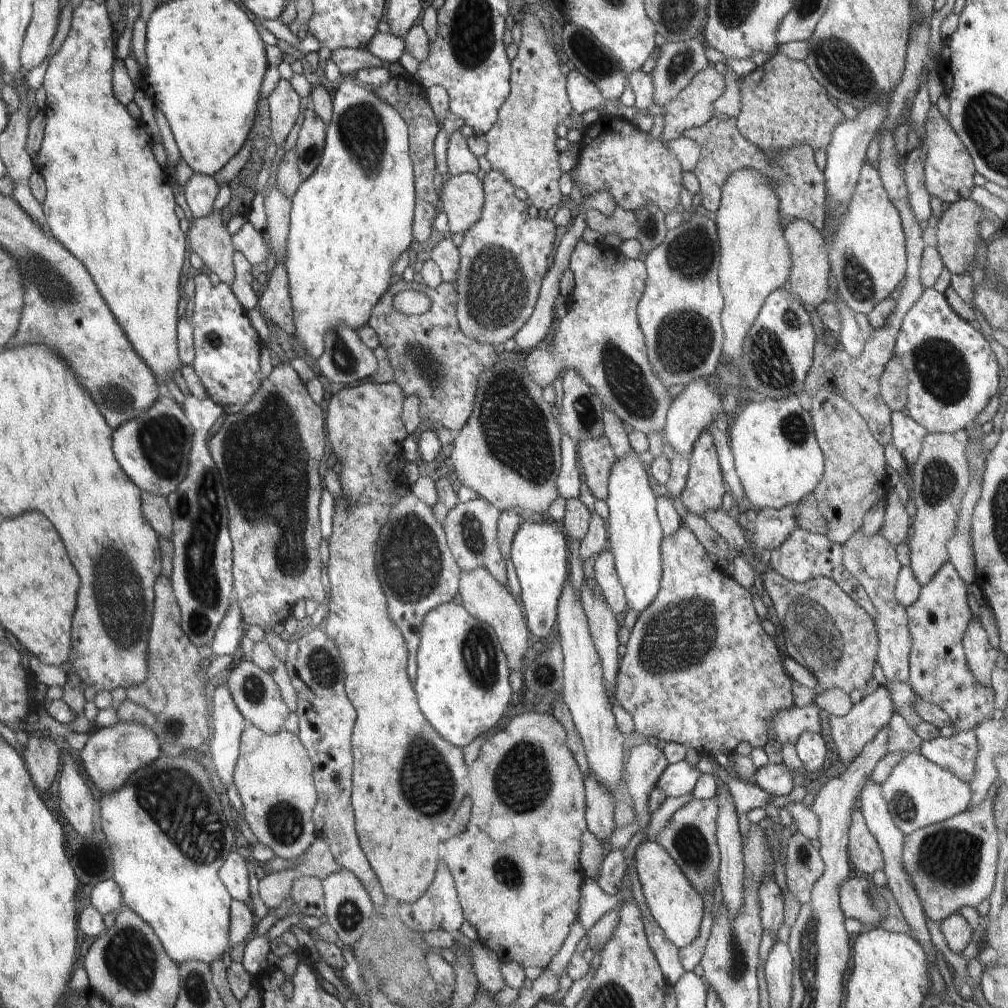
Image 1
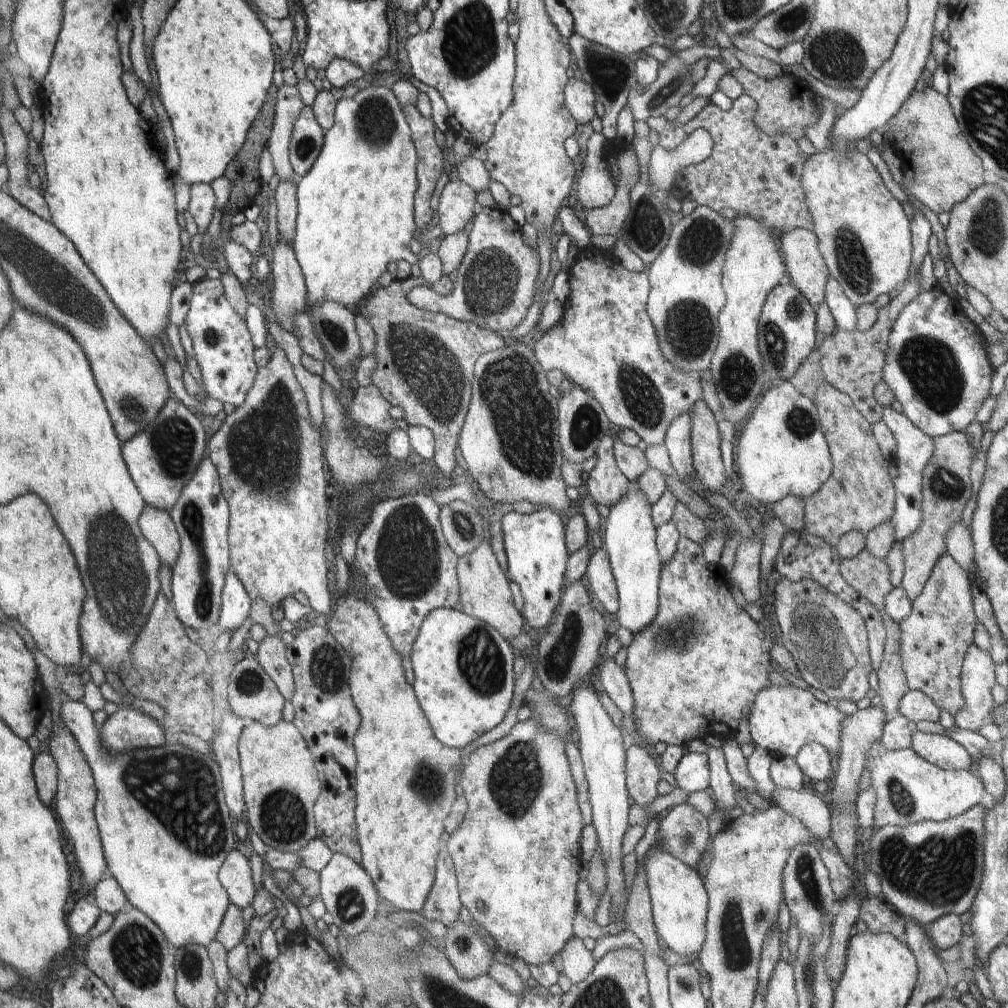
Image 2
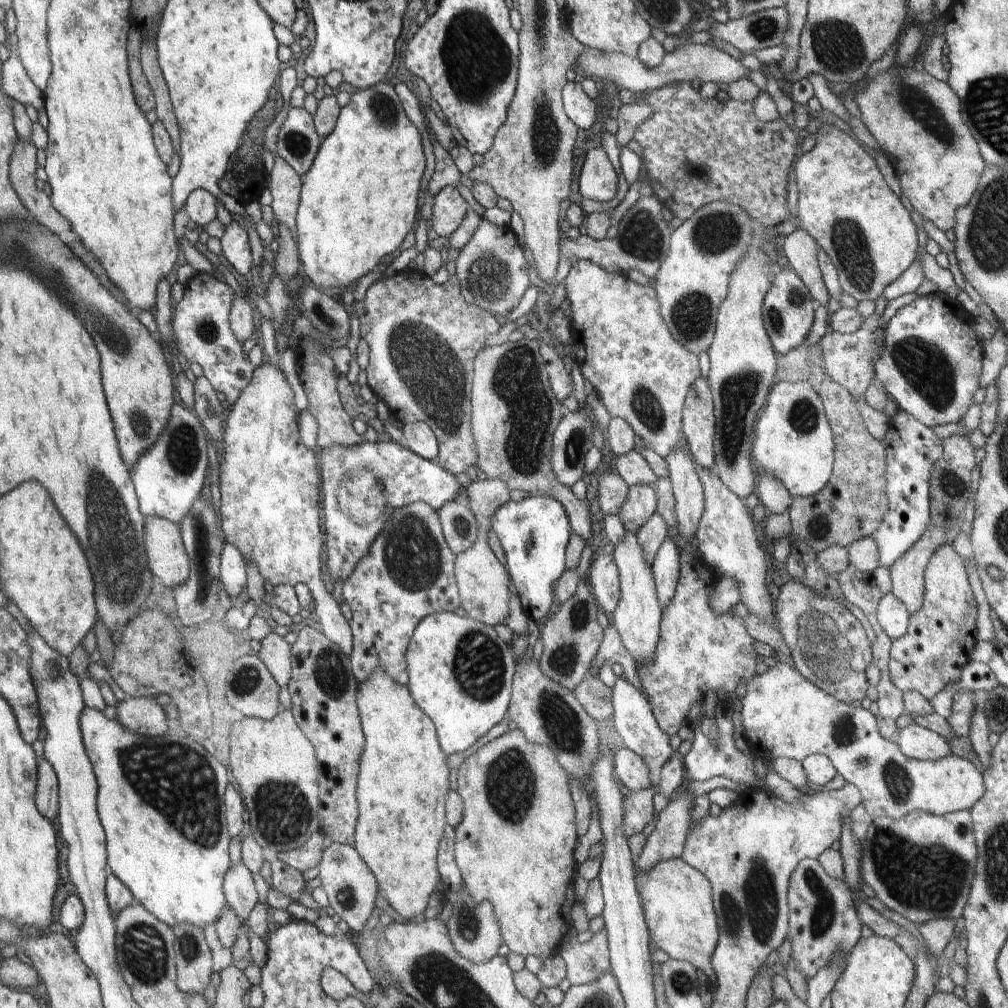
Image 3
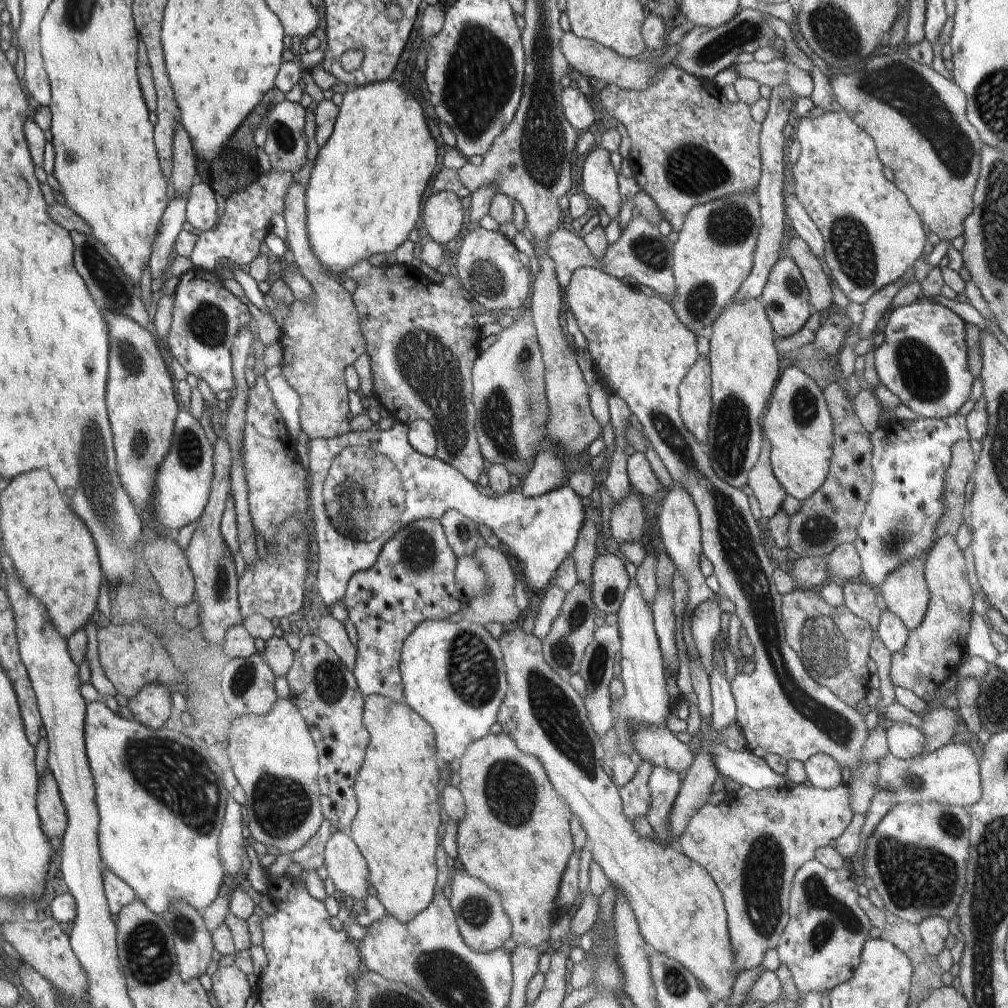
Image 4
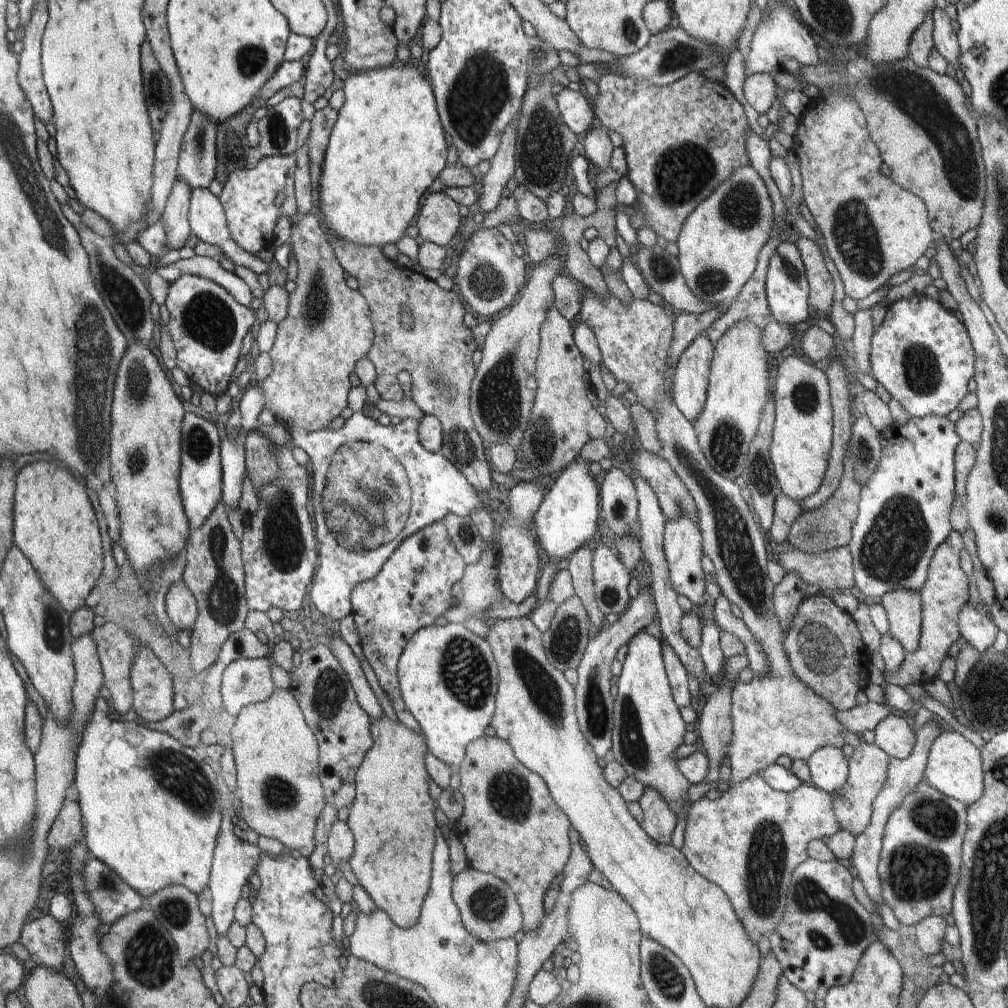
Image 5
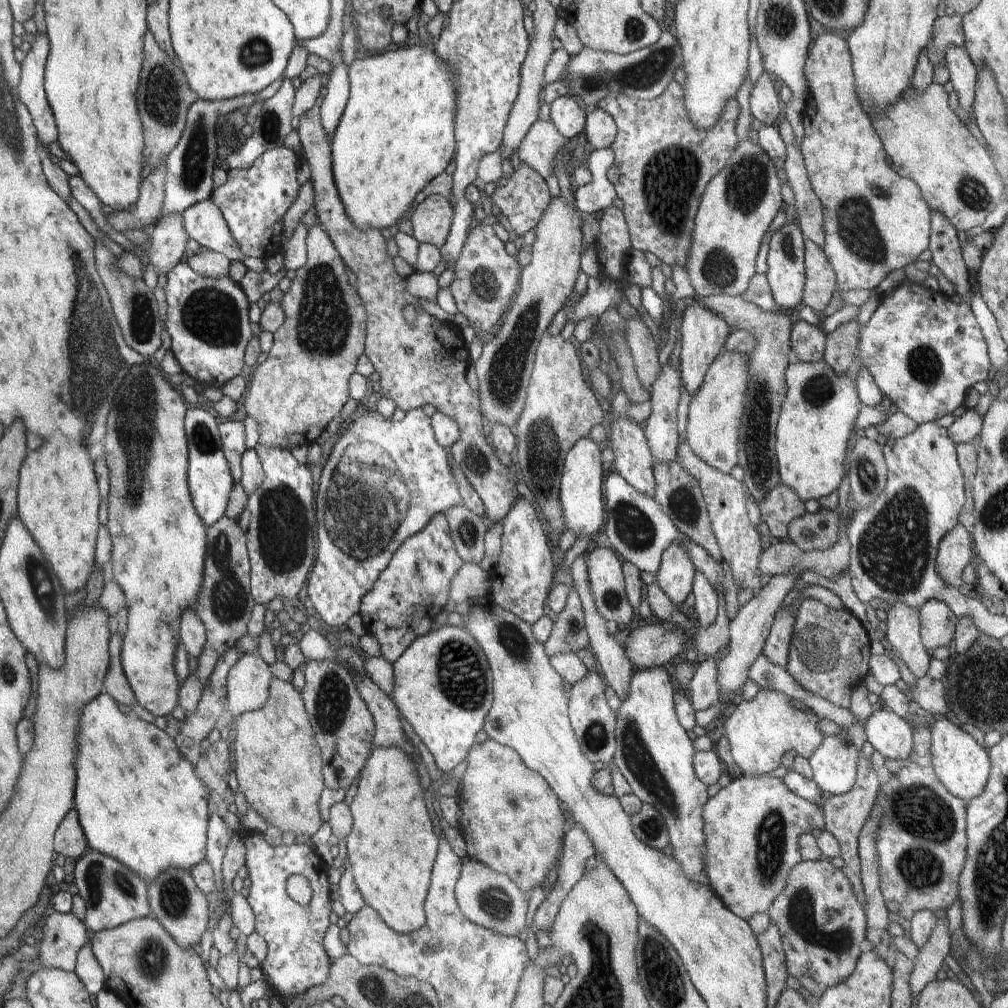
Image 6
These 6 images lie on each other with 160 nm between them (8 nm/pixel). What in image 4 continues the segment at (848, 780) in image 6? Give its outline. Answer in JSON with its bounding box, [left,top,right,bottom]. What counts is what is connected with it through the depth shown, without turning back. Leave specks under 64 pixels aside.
[804,753,844,789]

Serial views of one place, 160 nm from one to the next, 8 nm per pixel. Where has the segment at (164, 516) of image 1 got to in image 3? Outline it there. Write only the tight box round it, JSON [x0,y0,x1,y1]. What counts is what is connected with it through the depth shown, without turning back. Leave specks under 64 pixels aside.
[143,516,191,589]

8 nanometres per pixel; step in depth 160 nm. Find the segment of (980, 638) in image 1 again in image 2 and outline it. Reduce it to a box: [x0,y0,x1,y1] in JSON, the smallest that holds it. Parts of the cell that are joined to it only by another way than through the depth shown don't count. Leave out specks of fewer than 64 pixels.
[955,643,997,731]

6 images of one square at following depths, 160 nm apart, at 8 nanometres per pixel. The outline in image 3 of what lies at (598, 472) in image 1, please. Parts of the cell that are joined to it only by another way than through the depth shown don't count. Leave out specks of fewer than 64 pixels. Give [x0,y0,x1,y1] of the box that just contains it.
[597,464,629,516]

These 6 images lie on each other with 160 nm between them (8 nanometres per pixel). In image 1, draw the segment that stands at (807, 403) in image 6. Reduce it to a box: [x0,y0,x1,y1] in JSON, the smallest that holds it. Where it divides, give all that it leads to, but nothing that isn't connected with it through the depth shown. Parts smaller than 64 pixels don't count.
[729,395,824,510]

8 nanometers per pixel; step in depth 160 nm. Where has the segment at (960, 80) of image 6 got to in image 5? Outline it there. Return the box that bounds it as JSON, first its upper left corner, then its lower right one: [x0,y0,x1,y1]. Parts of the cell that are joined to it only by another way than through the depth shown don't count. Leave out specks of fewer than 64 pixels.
[932,8,959,68]

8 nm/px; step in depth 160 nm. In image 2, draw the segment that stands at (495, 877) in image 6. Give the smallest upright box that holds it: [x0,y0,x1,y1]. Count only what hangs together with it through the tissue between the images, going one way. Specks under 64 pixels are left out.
[443,919,493,980]

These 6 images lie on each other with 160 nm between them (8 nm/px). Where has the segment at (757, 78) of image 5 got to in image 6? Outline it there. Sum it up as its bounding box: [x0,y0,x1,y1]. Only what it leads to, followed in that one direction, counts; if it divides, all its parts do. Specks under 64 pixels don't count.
[749,71,784,126]

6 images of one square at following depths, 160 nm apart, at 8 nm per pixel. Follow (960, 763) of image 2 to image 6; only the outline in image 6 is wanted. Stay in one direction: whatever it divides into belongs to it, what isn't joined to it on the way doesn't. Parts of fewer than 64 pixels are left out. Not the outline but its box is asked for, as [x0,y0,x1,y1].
[865,707,913,760]

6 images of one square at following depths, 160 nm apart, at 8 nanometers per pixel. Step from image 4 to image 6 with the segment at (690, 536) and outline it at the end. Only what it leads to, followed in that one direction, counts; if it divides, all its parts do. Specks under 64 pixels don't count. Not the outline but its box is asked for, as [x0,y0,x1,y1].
[655,542,697,604]

